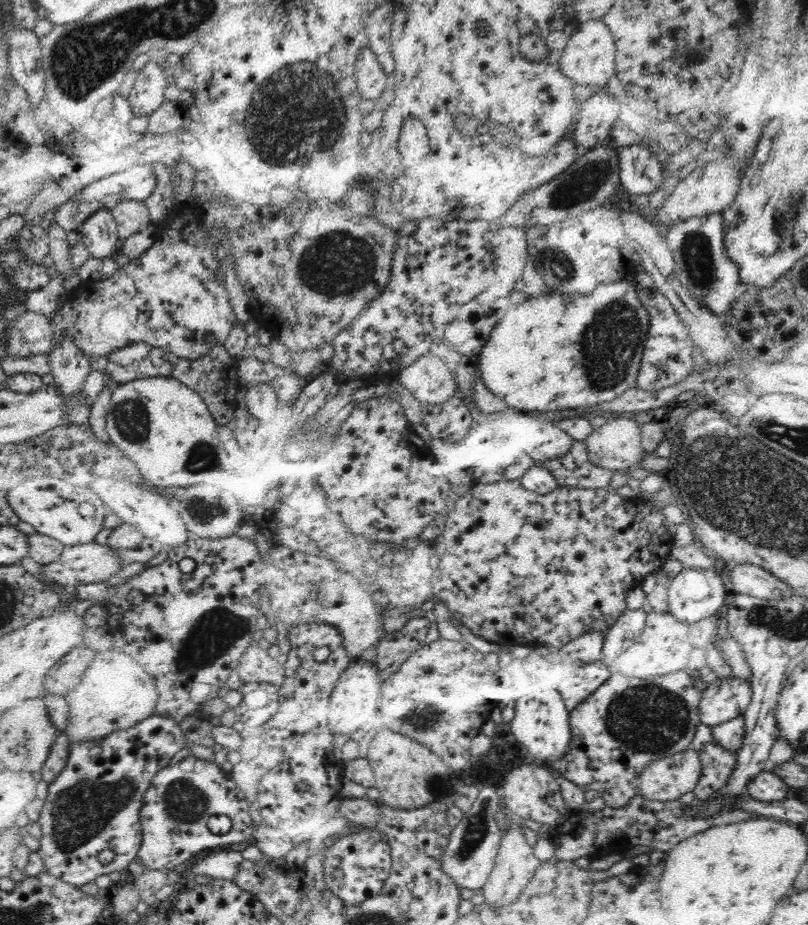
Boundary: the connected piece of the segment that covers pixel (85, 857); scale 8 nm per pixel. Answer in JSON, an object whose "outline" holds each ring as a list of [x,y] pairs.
{"outline":[[[154,714],[146,717],[142,722],[135,724],[132,728],[122,729],[113,733],[110,733],[107,737],[104,737],[100,742],[90,741],[89,743],[70,744],[69,757],[66,766],[62,769],[62,772],[46,787],[44,788],[45,794],[41,814],[39,815],[39,826],[41,832],[37,837],[37,848],[44,861],[44,872],[54,877],[55,882],[59,882],[66,887],[70,884],[73,886],[82,886],[86,882],[91,882],[94,886],[94,878],[101,878],[105,884],[110,884],[113,881],[124,877],[130,872],[137,860],[137,852],[142,844],[141,833],[141,820],[140,812],[142,809],[142,798],[145,795],[148,786],[150,786],[150,780],[154,778],[154,775],[162,770],[164,766],[168,766],[166,762],[154,762],[154,760],[168,760],[166,754],[170,754],[170,742],[172,740],[178,740],[178,750],[180,750],[180,740],[188,740],[184,731],[180,728],[179,723],[172,720],[165,715]]]}

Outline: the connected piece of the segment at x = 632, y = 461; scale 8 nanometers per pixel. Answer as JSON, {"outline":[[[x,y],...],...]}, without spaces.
{"outline":[[[628,416],[597,420],[593,431],[583,440],[589,459],[607,470],[636,467],[645,456],[640,422]]]}

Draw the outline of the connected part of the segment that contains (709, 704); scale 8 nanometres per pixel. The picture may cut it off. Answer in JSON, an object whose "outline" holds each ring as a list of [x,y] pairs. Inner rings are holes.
{"outline":[[[734,675],[724,678],[709,677],[709,683],[699,702],[704,733],[711,727],[744,714],[751,702],[751,685],[752,679]]]}

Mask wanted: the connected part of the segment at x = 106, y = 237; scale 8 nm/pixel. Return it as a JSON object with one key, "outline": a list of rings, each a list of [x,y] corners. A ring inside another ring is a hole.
{"outline":[[[98,206],[92,214],[86,215],[79,229],[85,247],[92,256],[92,267],[118,257],[120,242],[116,233],[116,221],[110,211]]]}

